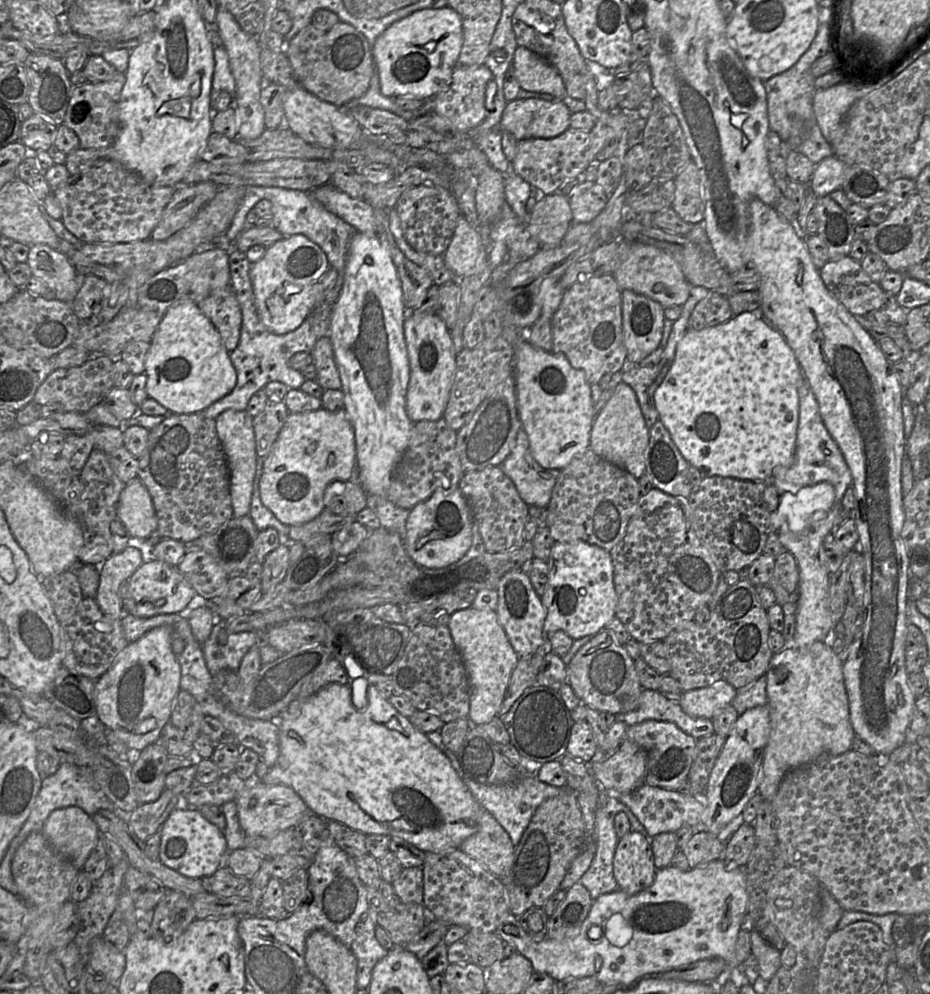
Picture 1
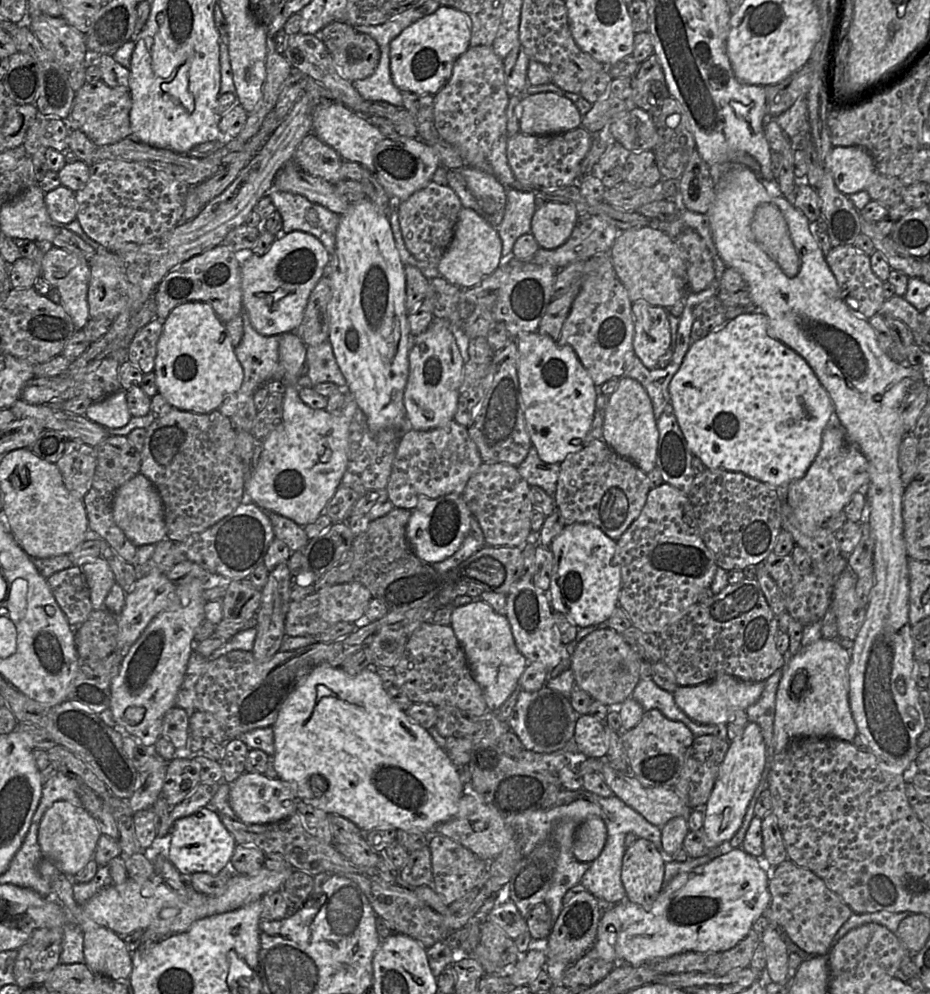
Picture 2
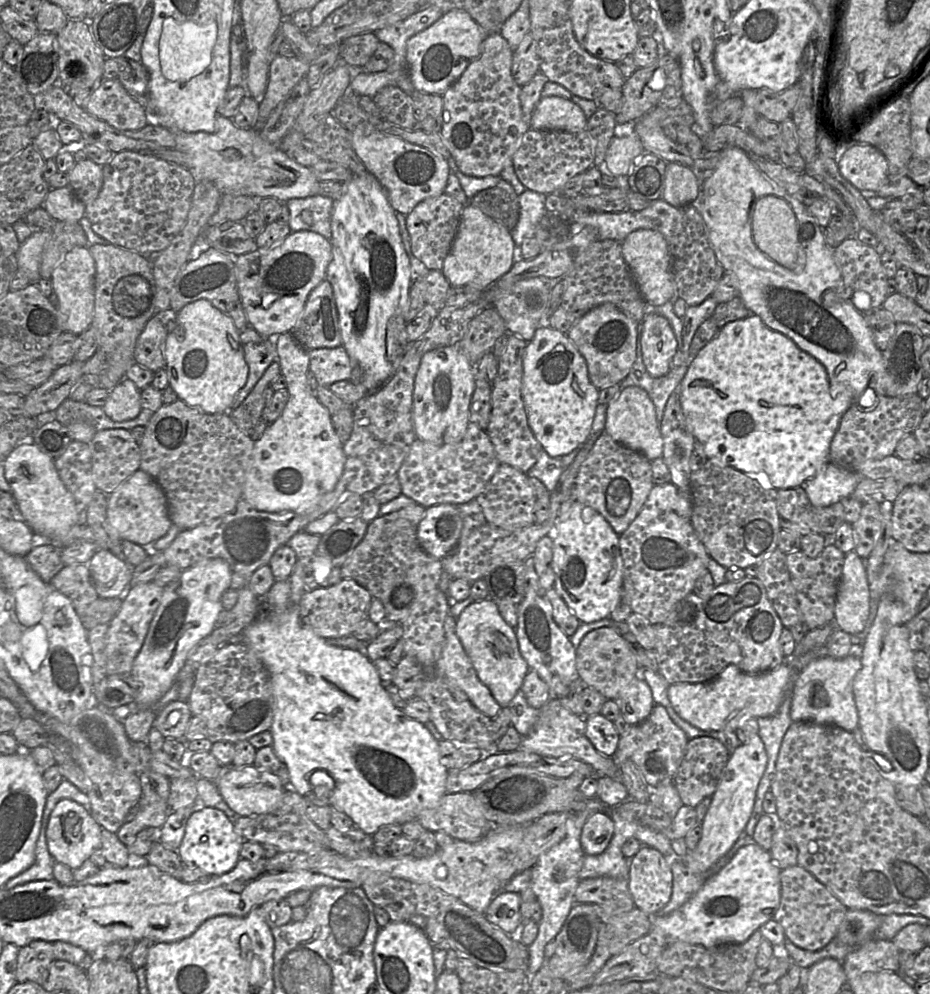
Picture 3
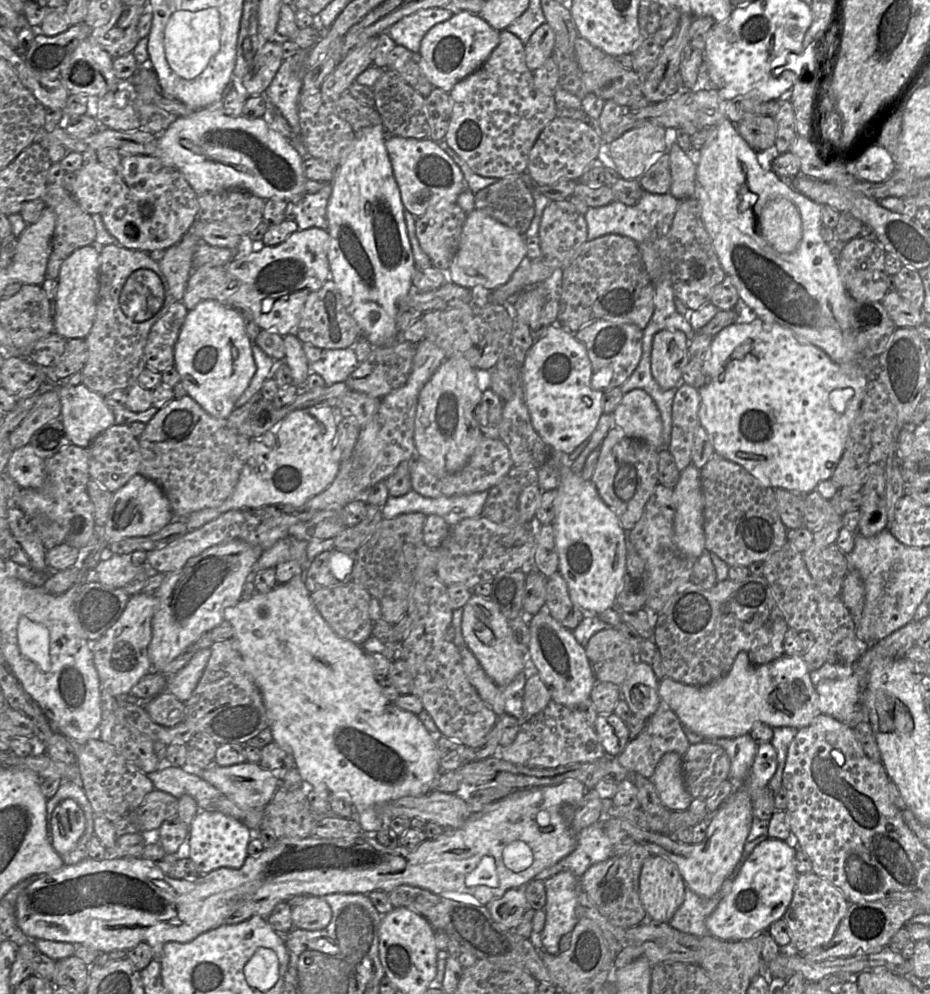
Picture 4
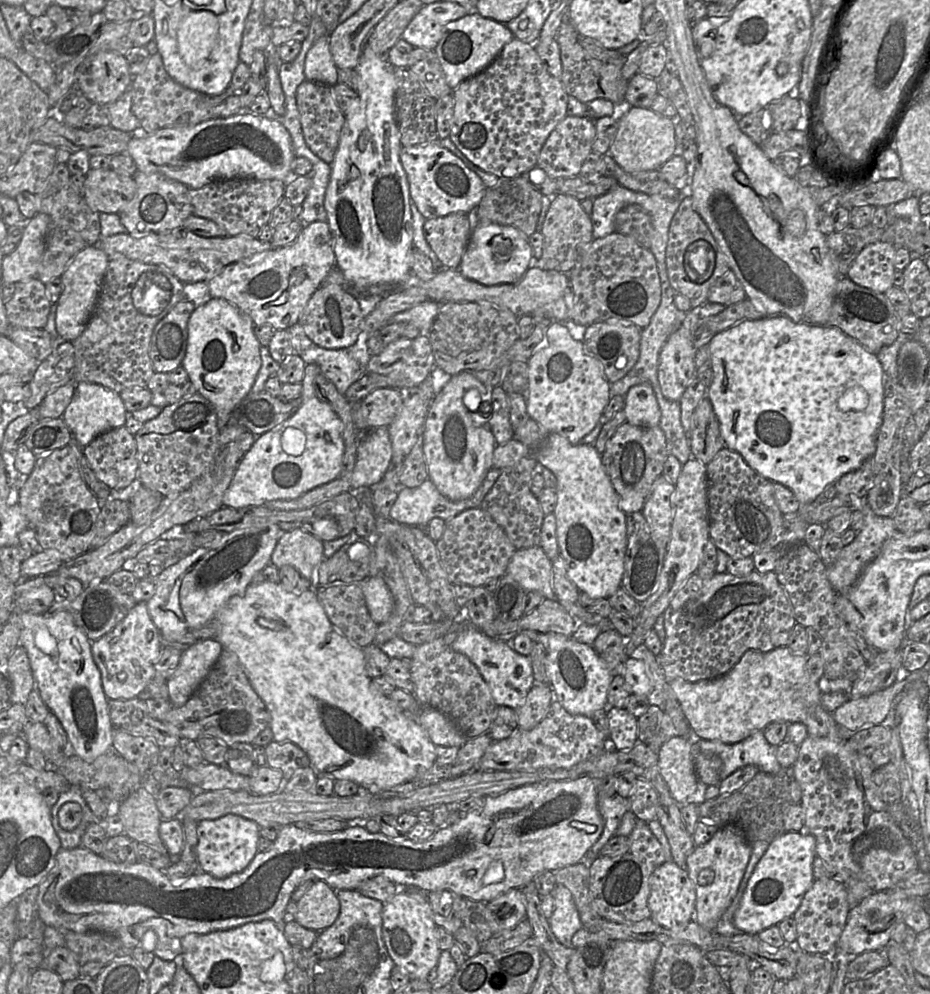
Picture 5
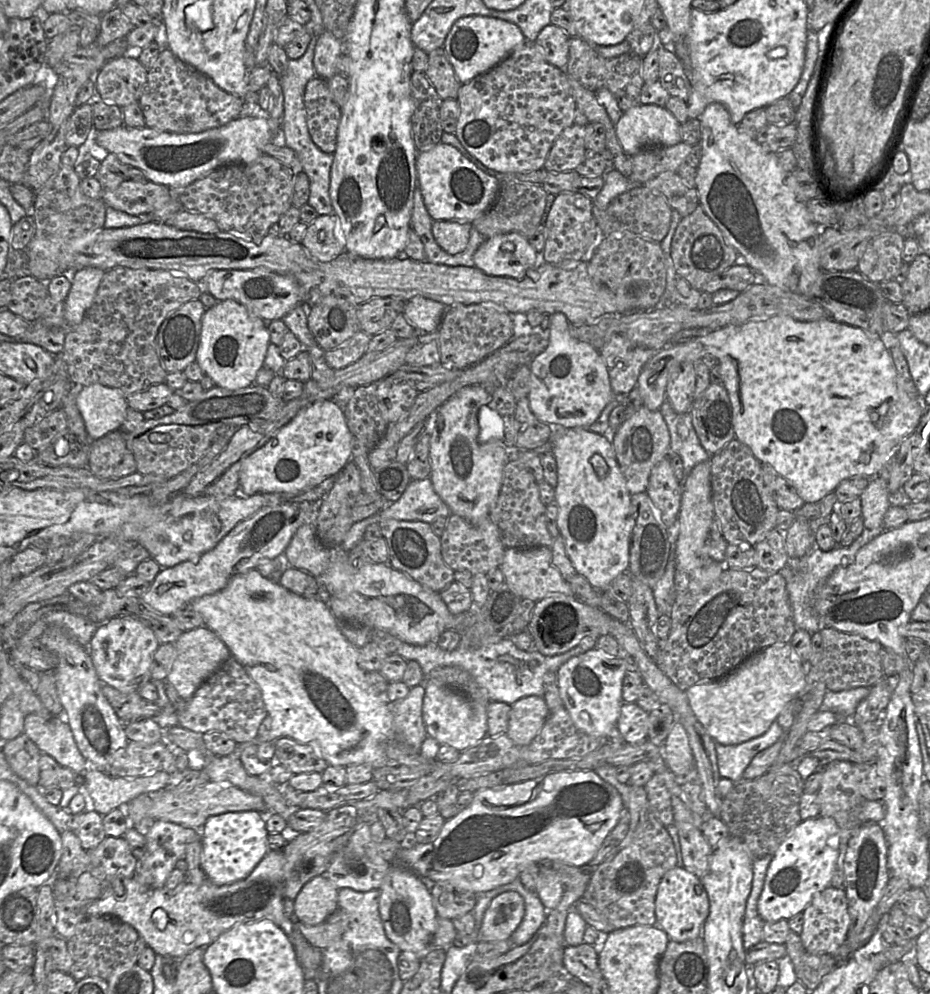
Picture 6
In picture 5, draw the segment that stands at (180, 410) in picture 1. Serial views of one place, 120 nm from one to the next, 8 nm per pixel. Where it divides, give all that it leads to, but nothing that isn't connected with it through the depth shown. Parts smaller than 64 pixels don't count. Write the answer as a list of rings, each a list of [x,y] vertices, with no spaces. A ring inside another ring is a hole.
[[[211,298],[195,308],[188,320],[187,348],[181,366],[186,370],[197,393],[214,406],[220,431],[227,425],[235,406],[249,394],[261,367],[261,344],[254,334],[254,325],[247,314],[224,298]]]

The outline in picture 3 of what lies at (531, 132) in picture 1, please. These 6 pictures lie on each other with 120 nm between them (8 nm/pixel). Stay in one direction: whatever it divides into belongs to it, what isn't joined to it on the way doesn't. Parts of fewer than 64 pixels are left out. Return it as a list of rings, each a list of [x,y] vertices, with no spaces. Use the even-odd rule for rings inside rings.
[[[542,97],[530,117],[530,127],[537,130],[579,132],[586,129],[588,118],[571,99]]]

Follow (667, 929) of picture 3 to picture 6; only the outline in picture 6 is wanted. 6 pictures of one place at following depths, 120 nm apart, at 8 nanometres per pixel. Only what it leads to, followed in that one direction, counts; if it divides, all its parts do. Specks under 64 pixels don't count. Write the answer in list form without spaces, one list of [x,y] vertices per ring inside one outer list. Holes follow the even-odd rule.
[[[831,817],[801,820],[781,843],[768,867],[757,909],[765,922],[790,919],[802,913],[814,895],[831,887],[839,858],[839,827]]]

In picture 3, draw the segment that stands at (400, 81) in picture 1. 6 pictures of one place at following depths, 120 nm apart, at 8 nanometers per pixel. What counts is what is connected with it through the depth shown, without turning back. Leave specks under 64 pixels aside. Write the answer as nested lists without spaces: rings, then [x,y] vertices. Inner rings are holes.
[[[464,10],[445,12],[429,28],[412,36],[407,42],[406,62],[414,89],[443,95],[462,75],[468,65],[480,55],[486,33]]]

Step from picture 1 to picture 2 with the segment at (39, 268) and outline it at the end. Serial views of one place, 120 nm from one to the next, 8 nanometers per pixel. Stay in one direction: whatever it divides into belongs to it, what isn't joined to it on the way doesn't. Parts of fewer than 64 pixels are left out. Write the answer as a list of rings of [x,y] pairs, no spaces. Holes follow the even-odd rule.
[[[49,245],[45,251],[40,276],[60,294],[60,305],[72,319],[76,330],[82,330],[90,319],[88,261],[75,253]]]

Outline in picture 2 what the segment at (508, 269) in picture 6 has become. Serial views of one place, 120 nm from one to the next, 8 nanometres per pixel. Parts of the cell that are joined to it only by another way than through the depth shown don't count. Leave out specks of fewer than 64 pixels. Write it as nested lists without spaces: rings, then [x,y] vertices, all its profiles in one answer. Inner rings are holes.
[[[462,207],[454,236],[438,264],[438,271],[451,284],[469,289],[491,275],[500,266],[501,257],[502,240],[497,228],[475,210]]]

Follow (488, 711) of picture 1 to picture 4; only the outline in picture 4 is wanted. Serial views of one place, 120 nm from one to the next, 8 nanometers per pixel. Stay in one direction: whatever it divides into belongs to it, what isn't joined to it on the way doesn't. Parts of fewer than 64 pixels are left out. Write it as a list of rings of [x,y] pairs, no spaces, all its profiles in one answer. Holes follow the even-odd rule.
[[[473,594],[463,610],[461,627],[467,648],[494,683],[506,687],[523,671],[527,658],[514,640],[508,619],[490,598],[479,595]]]

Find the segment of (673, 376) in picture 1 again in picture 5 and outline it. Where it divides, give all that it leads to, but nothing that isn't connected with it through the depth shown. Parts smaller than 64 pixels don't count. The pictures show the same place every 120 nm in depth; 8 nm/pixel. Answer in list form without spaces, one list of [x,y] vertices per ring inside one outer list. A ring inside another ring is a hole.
[[[769,316],[761,320],[738,323],[731,328],[716,333],[708,345],[711,353],[714,381],[707,390],[707,396],[711,400],[717,415],[724,447],[741,454],[747,464],[764,478],[774,483],[780,483],[792,490],[800,503],[797,511],[800,520],[788,525],[782,535],[781,546],[790,547],[803,543],[806,529],[810,525],[802,519],[804,507],[813,502],[829,485],[834,484],[844,474],[857,469],[864,460],[875,452],[877,432],[882,421],[884,393],[883,369],[877,355],[868,352],[836,327],[828,324],[794,322],[785,316]]]

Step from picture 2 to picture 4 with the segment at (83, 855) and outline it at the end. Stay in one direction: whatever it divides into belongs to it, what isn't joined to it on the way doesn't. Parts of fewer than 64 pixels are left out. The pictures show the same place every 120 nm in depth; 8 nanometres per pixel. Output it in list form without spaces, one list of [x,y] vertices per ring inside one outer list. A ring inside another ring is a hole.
[[[74,800],[60,802],[51,816],[51,844],[55,851],[62,856],[74,850],[85,826],[84,813]]]

